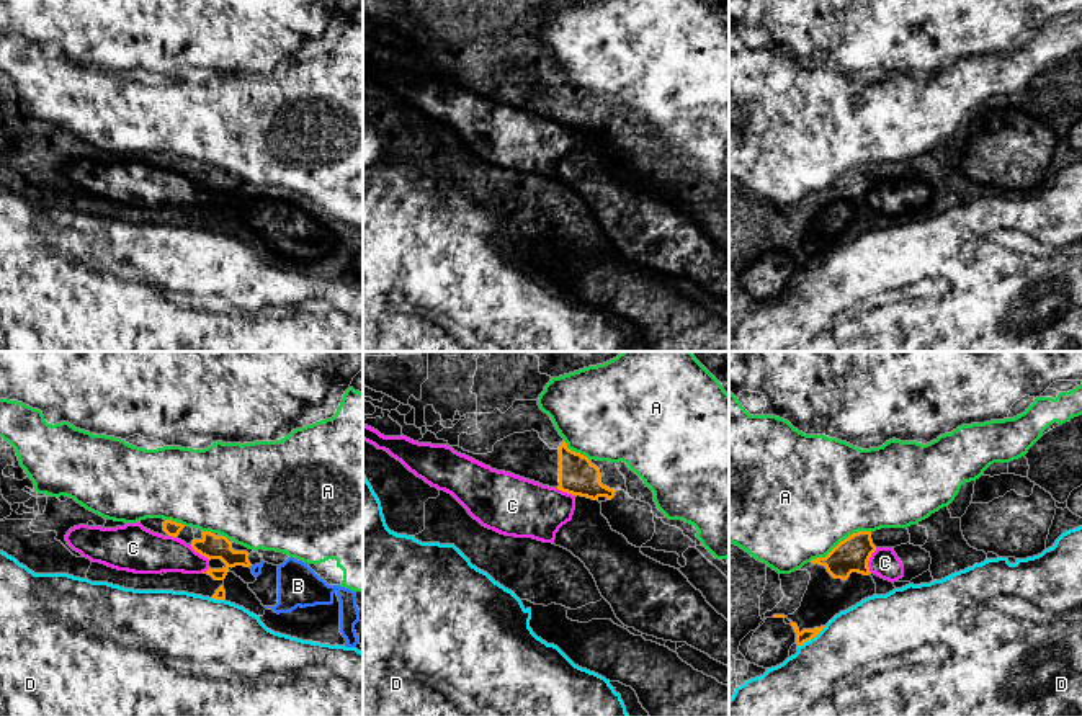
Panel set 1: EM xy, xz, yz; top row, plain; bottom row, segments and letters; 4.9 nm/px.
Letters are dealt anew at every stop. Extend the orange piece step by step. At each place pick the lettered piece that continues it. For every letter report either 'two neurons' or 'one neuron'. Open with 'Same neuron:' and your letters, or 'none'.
Same neuron: B
A: two neurons
B: one neuron
C: two neurons
D: two neurons

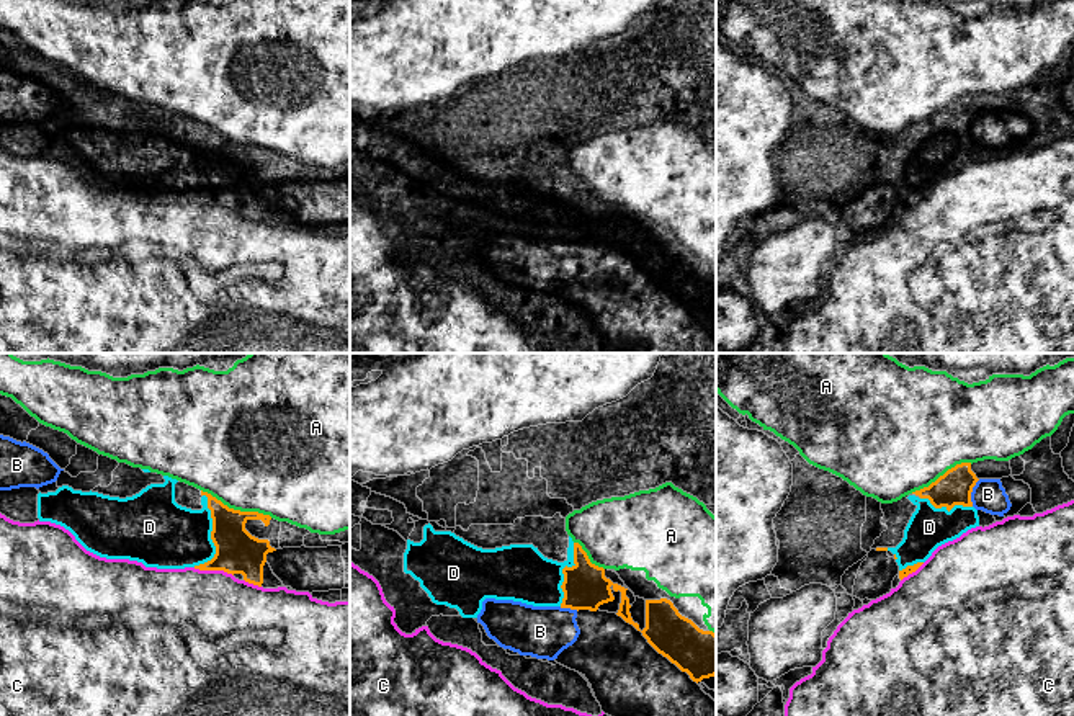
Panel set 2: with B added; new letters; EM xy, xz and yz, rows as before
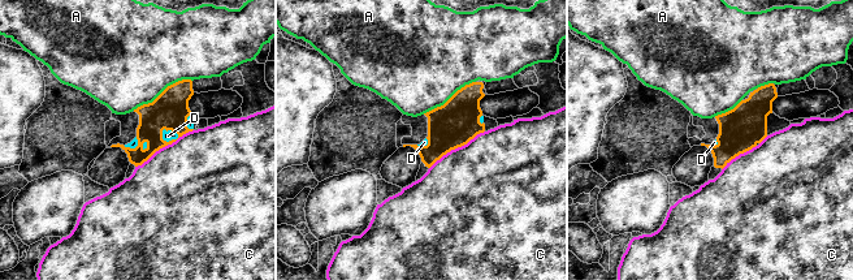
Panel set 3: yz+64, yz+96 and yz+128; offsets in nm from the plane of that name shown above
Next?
Same neuron: D
A: two neurons
B: two neurons
C: two neurons
D: one neuron

